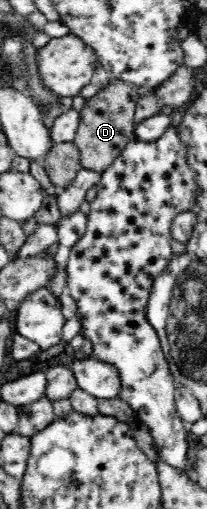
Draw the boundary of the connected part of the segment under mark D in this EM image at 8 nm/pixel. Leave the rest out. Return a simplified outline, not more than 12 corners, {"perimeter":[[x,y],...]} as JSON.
{"perimeter":[[113,78],[80,109],[81,167],[102,174],[134,139],[143,88]]}

